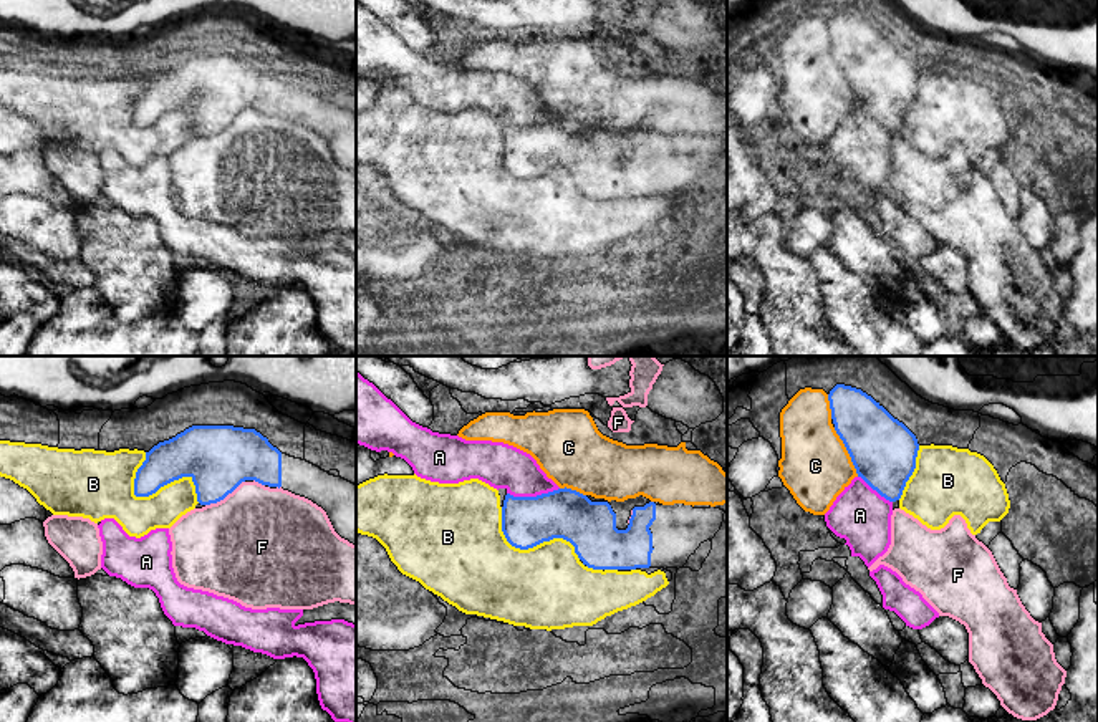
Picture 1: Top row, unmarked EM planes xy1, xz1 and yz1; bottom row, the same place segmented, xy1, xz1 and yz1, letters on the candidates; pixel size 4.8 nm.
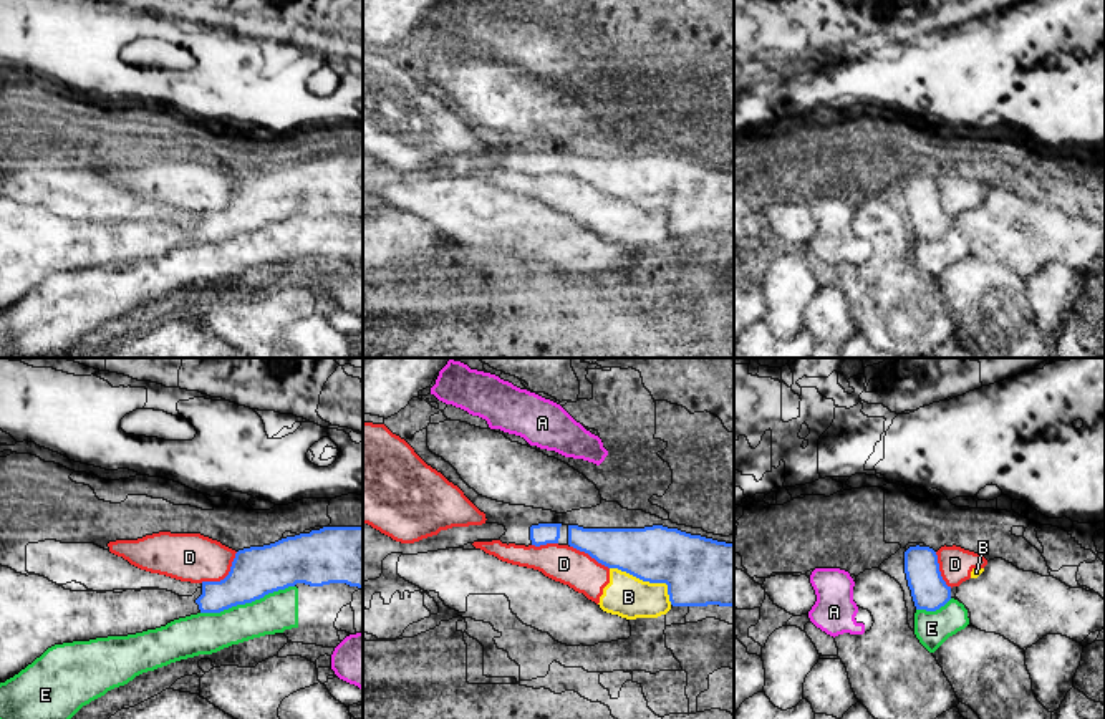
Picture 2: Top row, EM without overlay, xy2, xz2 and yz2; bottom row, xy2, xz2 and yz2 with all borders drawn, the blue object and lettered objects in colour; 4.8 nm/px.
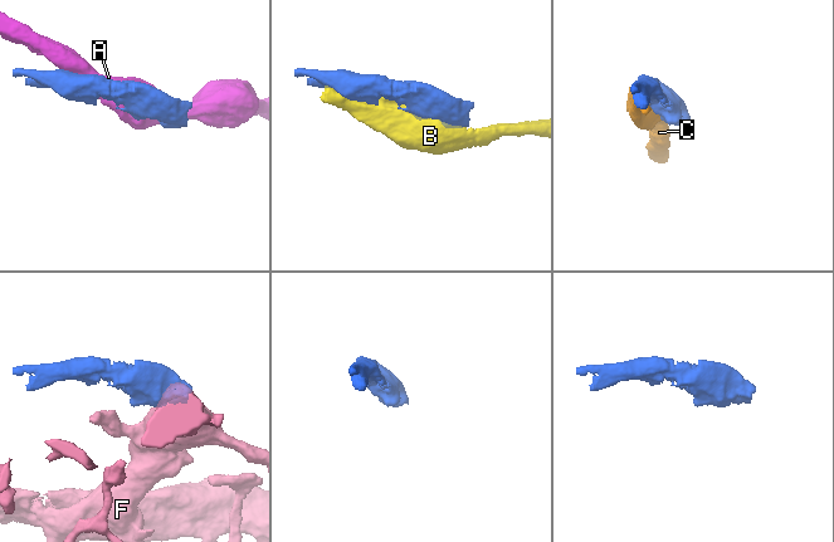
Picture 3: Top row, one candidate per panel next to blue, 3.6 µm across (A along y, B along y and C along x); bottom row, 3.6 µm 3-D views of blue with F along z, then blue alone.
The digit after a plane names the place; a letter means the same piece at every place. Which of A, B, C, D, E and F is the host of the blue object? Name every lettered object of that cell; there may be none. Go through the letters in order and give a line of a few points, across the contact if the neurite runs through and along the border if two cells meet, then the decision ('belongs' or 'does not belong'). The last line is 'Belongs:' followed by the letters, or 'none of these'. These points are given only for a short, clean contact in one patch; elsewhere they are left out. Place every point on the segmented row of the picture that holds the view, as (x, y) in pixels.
A: does not belong
B: does not belong
C: does not belong
D: line xy2 (237, 552), (231, 570), (222, 579), (201, 582); does not belong
E: line xy2 (294, 585), (219, 612), (201, 613); does not belong
F: line xy1 (244, 481), (222, 499), (206, 505); does not belong
Belongs: none of these

